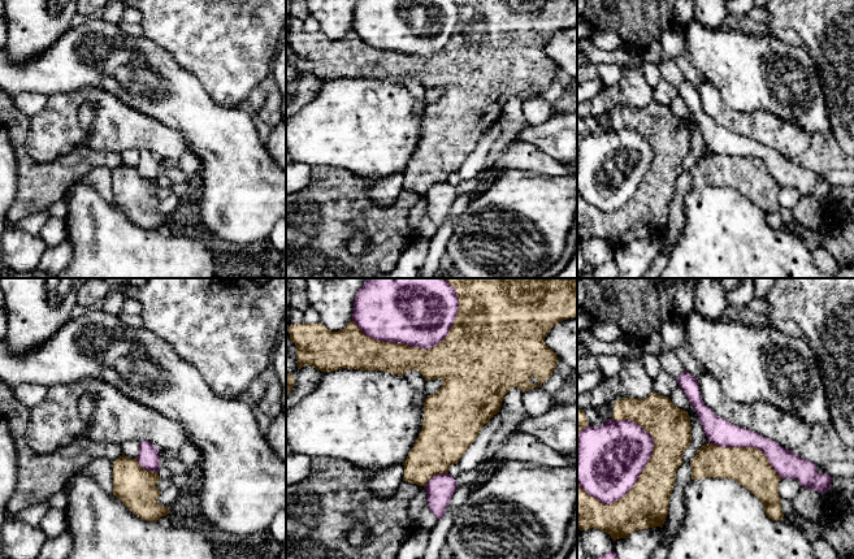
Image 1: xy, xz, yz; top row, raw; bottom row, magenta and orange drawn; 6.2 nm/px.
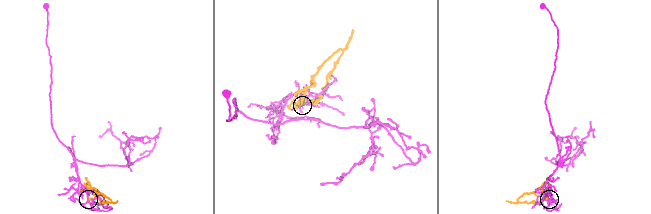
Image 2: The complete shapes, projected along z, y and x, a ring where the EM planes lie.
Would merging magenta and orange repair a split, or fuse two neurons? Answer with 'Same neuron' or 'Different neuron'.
Different neuron

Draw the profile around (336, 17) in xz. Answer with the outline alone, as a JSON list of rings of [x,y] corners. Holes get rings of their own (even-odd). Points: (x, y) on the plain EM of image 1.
[[[307,0],[308,14],[320,22],[320,31],[331,40],[342,39],[352,30],[357,0]]]

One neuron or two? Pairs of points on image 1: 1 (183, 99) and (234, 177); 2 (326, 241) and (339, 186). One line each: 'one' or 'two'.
1: one
2: one

